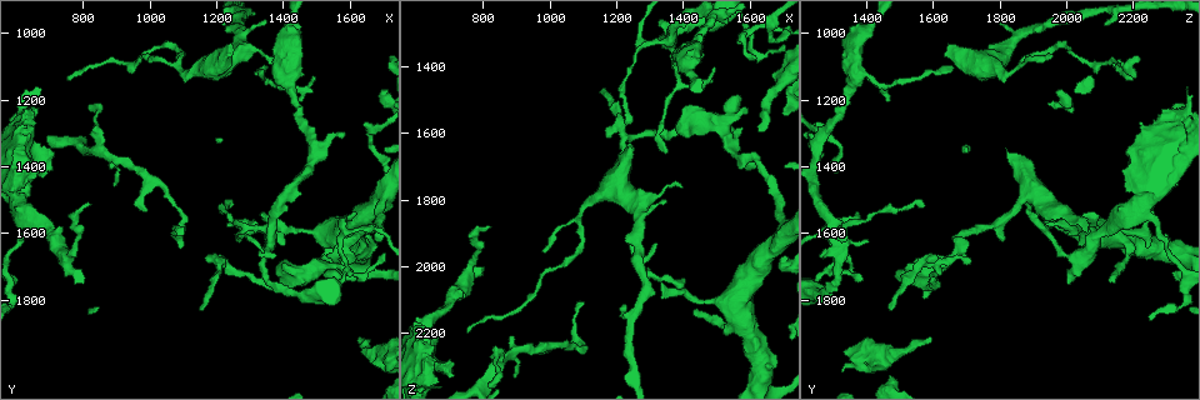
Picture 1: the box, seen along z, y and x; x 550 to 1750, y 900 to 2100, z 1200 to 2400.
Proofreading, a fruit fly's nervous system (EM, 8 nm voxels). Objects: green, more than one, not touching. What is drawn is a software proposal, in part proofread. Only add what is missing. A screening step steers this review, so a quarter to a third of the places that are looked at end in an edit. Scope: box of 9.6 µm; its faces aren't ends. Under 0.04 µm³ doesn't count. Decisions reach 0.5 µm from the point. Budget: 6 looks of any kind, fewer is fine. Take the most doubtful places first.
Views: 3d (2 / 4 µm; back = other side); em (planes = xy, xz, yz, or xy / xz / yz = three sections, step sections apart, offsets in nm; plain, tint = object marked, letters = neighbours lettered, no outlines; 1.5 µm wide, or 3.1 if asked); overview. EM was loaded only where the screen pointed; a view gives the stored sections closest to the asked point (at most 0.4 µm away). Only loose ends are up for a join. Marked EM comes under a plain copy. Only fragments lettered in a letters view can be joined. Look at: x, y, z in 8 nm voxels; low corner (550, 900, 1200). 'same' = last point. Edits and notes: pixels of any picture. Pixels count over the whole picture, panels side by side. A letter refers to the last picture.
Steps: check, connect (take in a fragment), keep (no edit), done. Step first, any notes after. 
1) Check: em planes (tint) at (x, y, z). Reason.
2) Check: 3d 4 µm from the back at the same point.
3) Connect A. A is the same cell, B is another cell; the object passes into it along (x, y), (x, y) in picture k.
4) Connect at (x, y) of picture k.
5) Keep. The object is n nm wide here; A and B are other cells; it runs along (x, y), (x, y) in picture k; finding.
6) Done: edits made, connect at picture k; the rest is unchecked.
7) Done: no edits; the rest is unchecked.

Check: em xz step 4 (tint) at (1630, 1920, 1590). An open end.

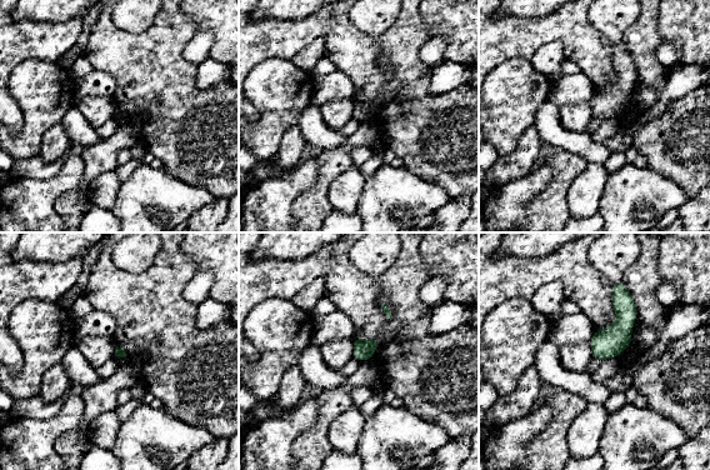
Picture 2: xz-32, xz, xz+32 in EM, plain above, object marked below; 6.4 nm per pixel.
Check: em xz step 4 (letters) at the same point. What lies round it.

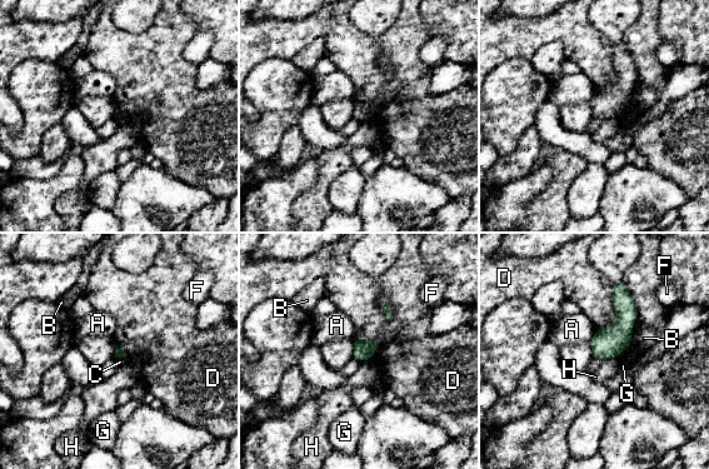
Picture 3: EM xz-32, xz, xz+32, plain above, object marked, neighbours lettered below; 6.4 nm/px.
Keep. A, B, C, D, F, G and H are other cells; a border runs along (115, 355), (125, 359) in picture 3; none of them fits.

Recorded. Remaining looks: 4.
Check: em planes (tint) at (1440, 1740, 2140).

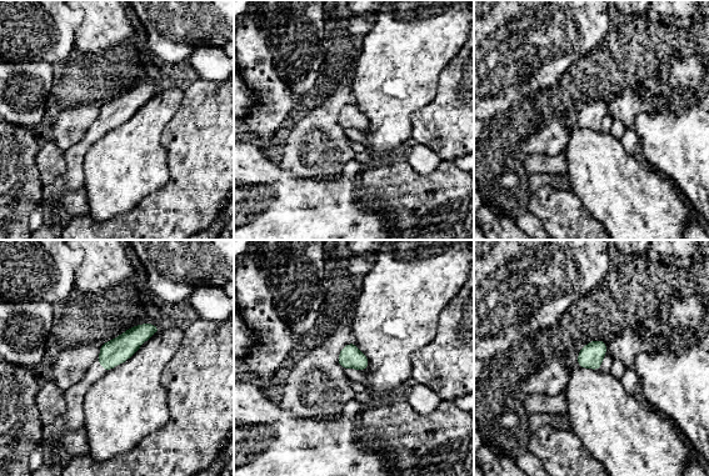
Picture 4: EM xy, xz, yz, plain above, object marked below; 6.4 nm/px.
Check: em planes (letters) at the same point. See the neighbours.

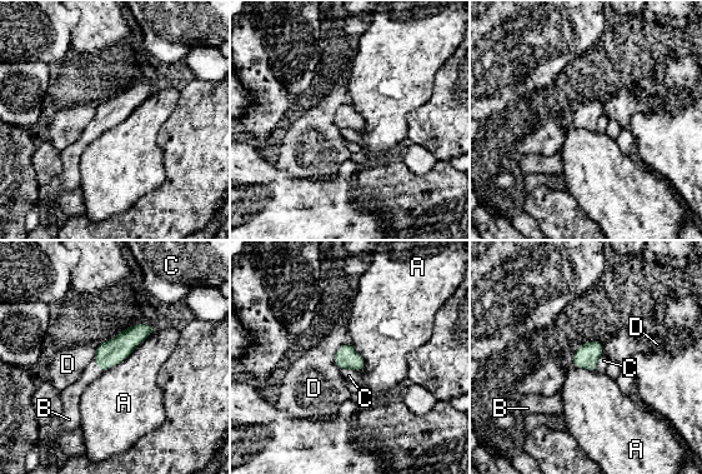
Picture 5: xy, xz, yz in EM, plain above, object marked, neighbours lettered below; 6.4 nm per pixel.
Connect B. The longest contact is with A, 460 nm; B is the same cell, A, C and D are other cells; it goes on there.

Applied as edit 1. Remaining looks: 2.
Check: 3d 4 µm at (1240, 1510, 1570). An open end.

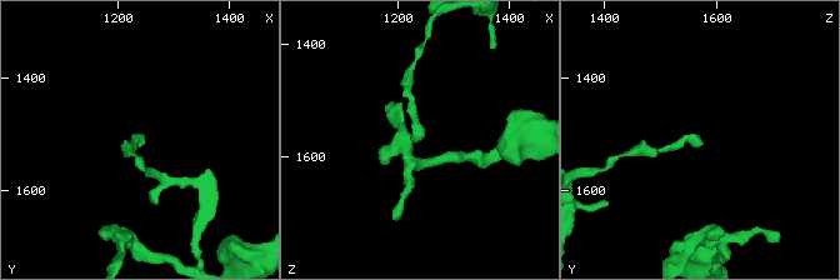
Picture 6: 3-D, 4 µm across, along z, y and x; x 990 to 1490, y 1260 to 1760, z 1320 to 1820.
Check: em yz step 4 (letters) at (1240, 1515, 1575). Need the tissue.

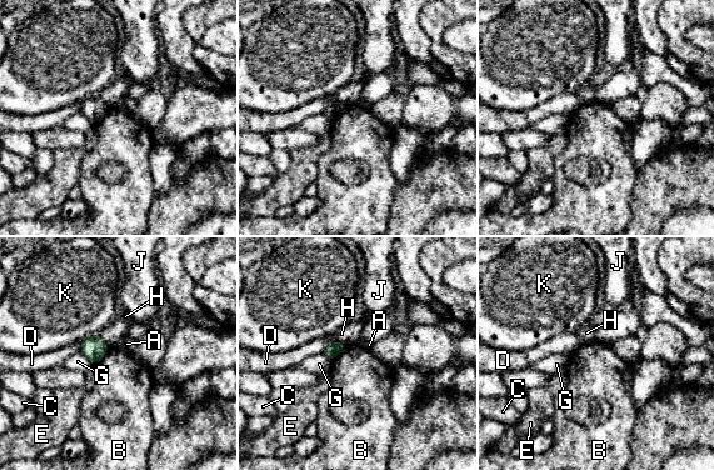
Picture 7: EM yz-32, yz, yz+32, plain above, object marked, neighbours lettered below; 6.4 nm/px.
Keep. A, B, C, D, E, G, H, J and K are other cells; a border runs along (110, 346), (94, 365) in picture 7; no lettered fragment goes on from it.

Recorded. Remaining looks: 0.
Done: edits made, connect at picture 5; the rest is unchecked.

